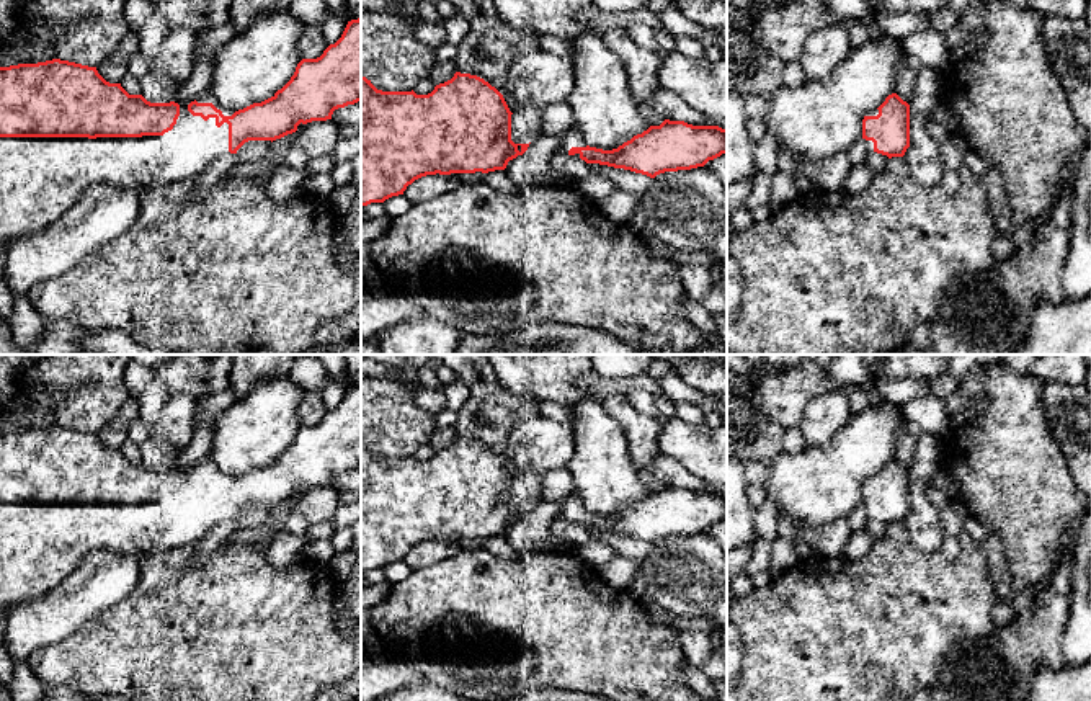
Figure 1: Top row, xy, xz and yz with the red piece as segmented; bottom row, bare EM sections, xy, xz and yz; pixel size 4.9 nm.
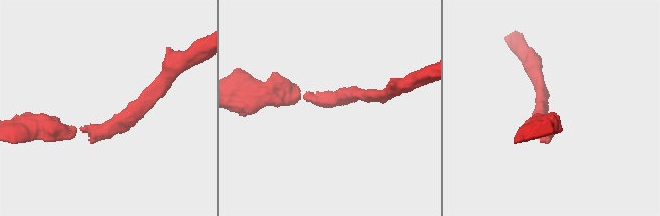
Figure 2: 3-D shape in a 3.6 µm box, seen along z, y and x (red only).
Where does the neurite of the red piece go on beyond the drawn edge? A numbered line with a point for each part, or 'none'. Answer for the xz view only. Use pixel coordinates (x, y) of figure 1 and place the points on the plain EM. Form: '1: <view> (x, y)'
1: xz (574, 504)

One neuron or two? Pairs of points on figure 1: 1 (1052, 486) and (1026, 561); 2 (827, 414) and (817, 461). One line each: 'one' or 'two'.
1: one
2: two

